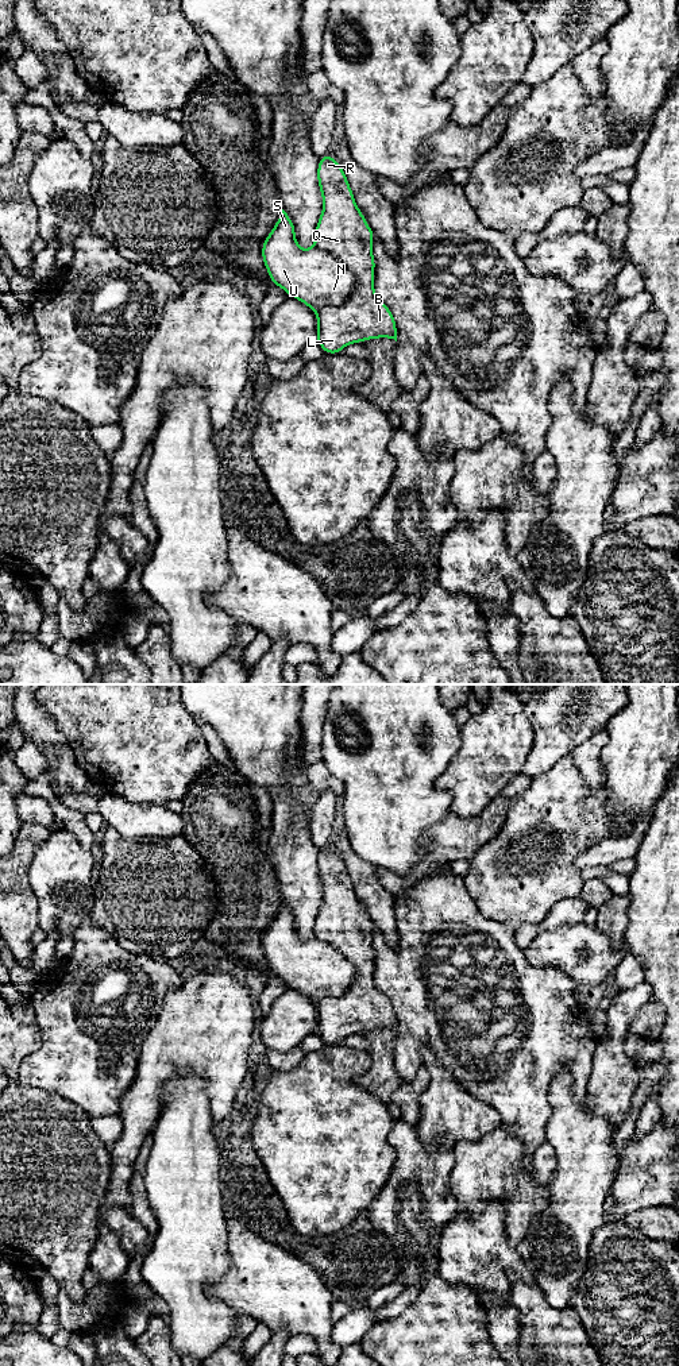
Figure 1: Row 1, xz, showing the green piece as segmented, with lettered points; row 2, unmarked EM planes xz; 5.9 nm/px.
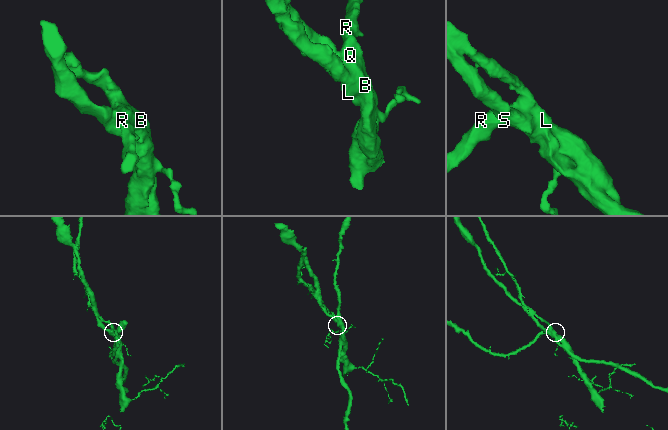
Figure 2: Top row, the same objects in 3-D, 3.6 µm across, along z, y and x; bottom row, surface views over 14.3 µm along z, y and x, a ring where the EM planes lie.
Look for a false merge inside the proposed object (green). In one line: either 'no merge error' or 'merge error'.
merge error

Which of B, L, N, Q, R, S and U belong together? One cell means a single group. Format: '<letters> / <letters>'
B L Q R / N S U

